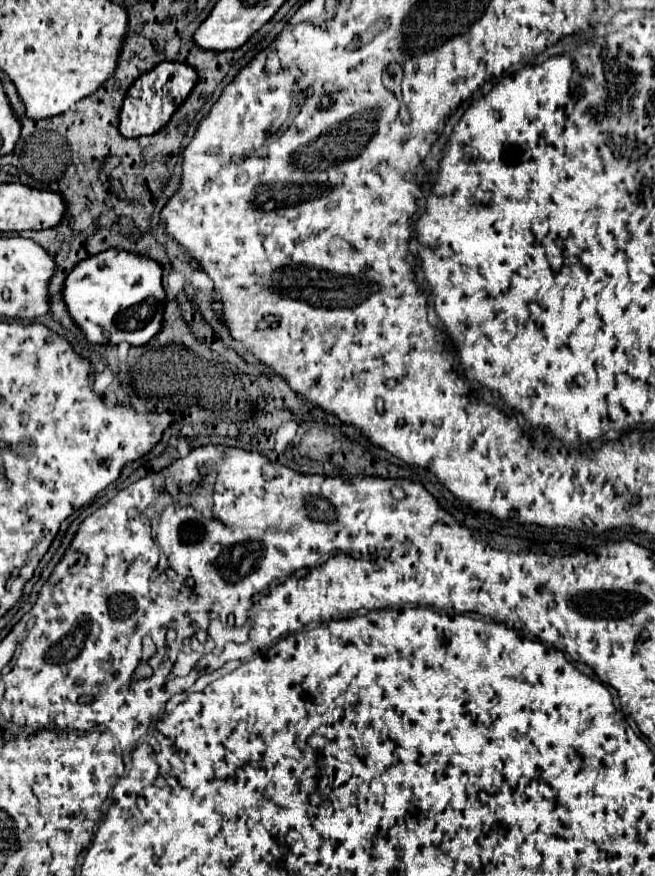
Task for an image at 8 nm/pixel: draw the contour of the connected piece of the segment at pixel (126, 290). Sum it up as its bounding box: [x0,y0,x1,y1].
[62,251,162,345]

